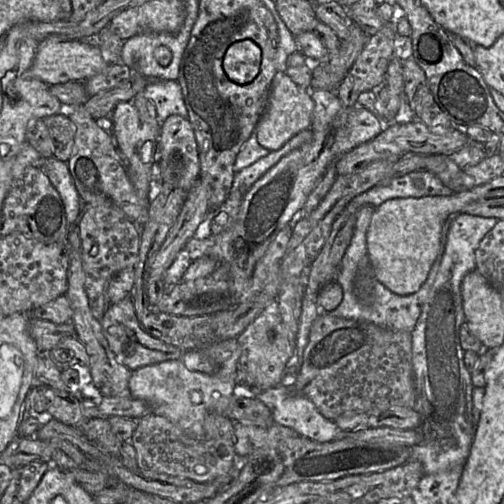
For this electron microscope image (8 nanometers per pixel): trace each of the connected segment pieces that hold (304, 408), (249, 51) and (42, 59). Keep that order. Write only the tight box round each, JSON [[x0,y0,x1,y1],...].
[[250,366,342,443],[223,40,261,84],[30,40,108,85]]

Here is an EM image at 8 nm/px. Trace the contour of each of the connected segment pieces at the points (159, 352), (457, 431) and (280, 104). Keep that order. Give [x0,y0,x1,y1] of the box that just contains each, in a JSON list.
[[100,296,214,374],[410,213,497,475],[255,71,314,151]]

